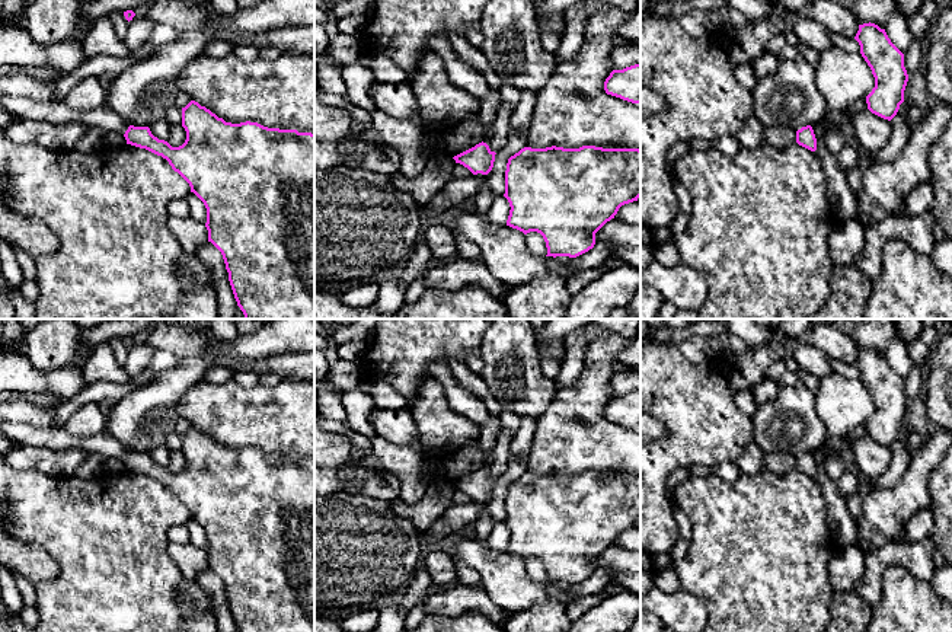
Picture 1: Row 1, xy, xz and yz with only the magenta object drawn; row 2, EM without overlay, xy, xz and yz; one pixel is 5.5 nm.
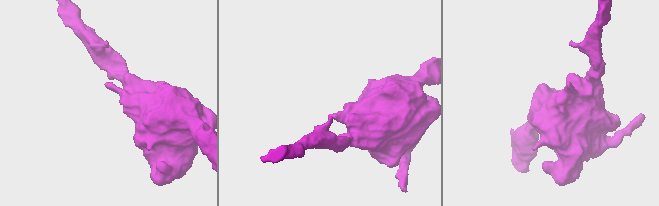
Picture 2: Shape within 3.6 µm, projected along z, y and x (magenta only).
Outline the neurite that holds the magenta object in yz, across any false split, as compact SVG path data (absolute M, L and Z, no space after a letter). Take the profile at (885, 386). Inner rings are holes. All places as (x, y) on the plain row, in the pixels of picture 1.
M870 348L859 351L854 366L875 403L875 414L866 422L868 435L891 447L904 428L908 408L904 380L891 368L885 355Z

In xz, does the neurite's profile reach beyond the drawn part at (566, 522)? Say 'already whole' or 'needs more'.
already whole

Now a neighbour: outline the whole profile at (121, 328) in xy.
M109 319L108 322L89 328L83 332L82 339L89 347L109 341L112 336L127 338L146 333L156 319Z

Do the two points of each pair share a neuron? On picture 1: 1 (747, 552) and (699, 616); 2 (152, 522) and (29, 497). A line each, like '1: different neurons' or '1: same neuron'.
1: different neurons
2: same neuron

